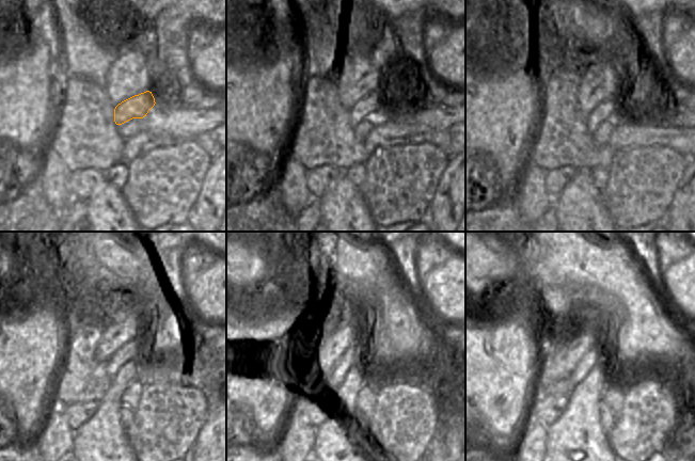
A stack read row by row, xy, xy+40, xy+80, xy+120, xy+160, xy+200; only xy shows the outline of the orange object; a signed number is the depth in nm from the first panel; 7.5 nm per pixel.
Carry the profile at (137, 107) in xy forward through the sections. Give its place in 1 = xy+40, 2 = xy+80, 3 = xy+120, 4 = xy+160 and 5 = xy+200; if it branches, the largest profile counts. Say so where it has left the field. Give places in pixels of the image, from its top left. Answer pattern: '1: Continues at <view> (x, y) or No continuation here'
1: Continues at xy+40 (369, 105)
2: Continues at xy+80 (606, 110)
3: Continues at xy+120 (126, 353)
4: Continues at xy+160 (351, 358)
5: Continues at xy+200 (591, 359)

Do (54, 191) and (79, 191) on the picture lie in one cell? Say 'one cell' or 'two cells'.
two cells

